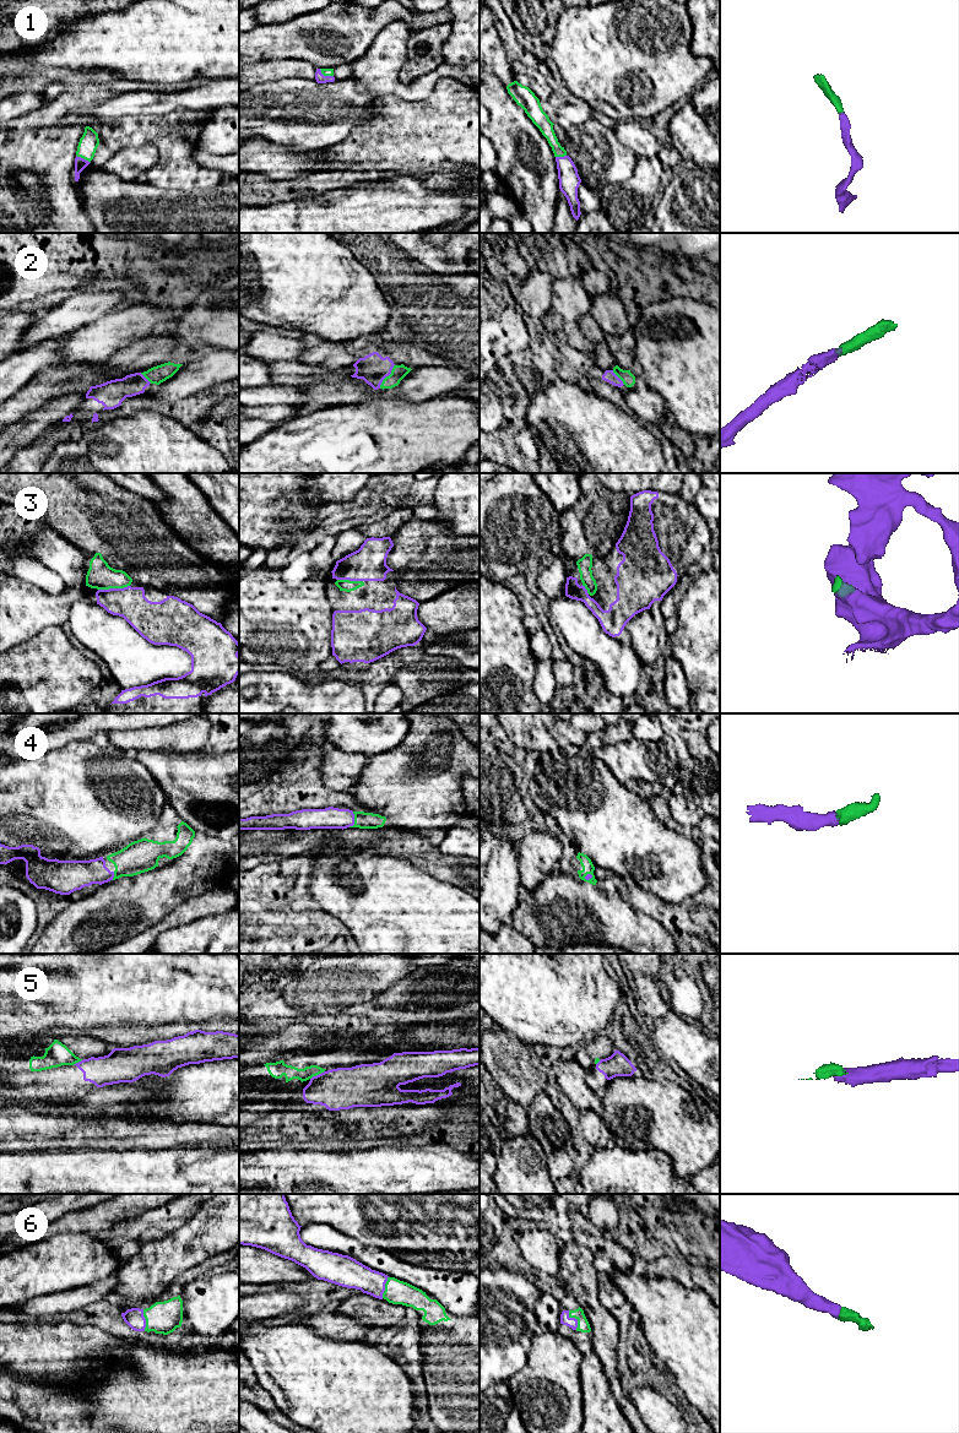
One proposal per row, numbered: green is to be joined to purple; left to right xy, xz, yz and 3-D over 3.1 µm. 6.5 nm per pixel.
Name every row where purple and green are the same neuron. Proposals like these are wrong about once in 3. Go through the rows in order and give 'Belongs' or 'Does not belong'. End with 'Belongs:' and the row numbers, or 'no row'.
1: Belongs
2: Belongs
3: Belongs
4: Belongs
5: Does not belong
6: Belongs
Belongs: 1, 2, 3, 4, 6

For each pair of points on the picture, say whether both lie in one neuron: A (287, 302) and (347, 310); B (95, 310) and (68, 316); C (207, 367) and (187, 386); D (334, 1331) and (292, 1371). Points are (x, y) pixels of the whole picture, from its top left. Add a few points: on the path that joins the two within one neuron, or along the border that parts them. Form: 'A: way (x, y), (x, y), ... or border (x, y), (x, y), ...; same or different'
A: way (302, 302), (309, 302), (314, 307), (332, 307); same
B: way (88, 310), (74, 313); same
C: way (202, 370), (191, 381); same
D: border (302, 1323), (312, 1326), (321, 1335), (340, 1339); different

